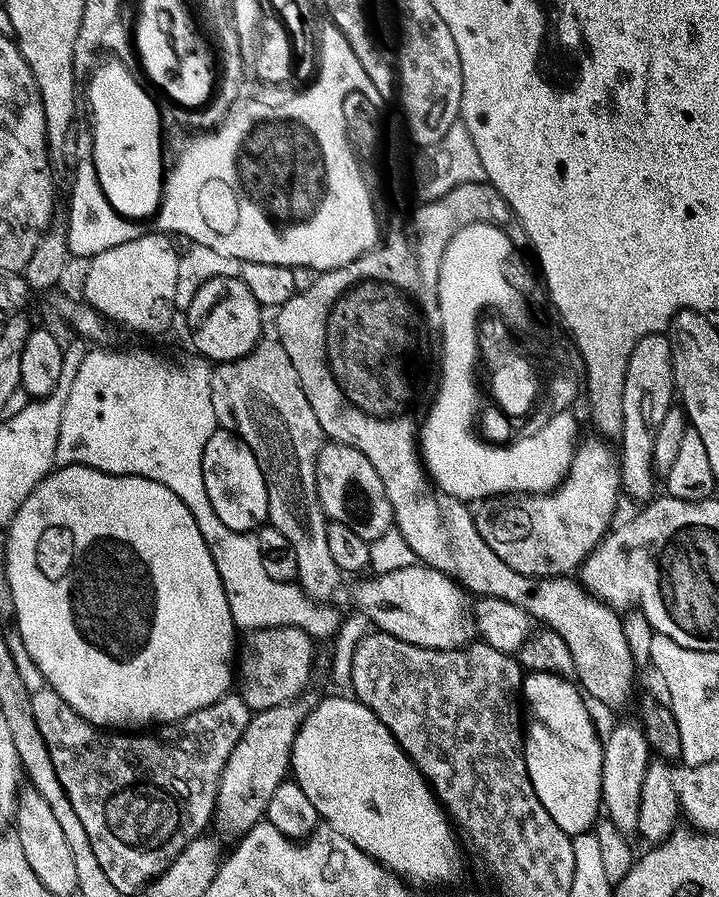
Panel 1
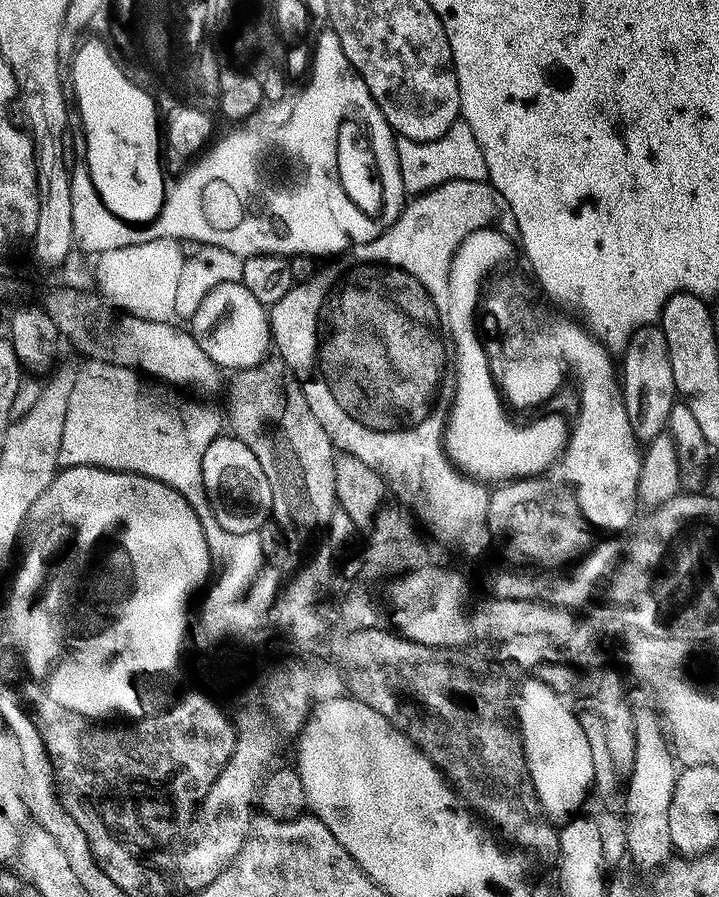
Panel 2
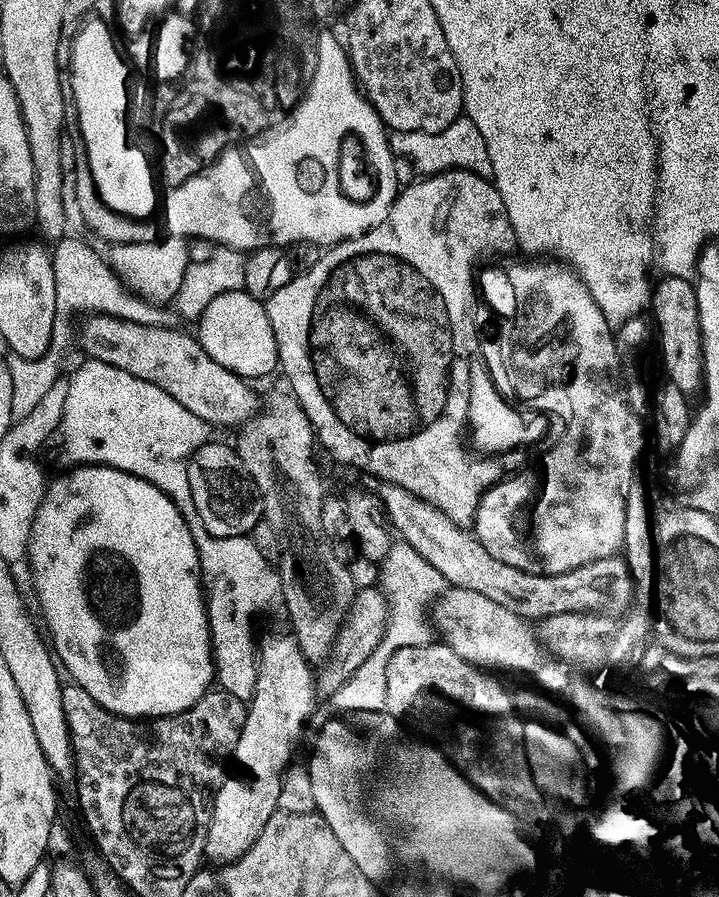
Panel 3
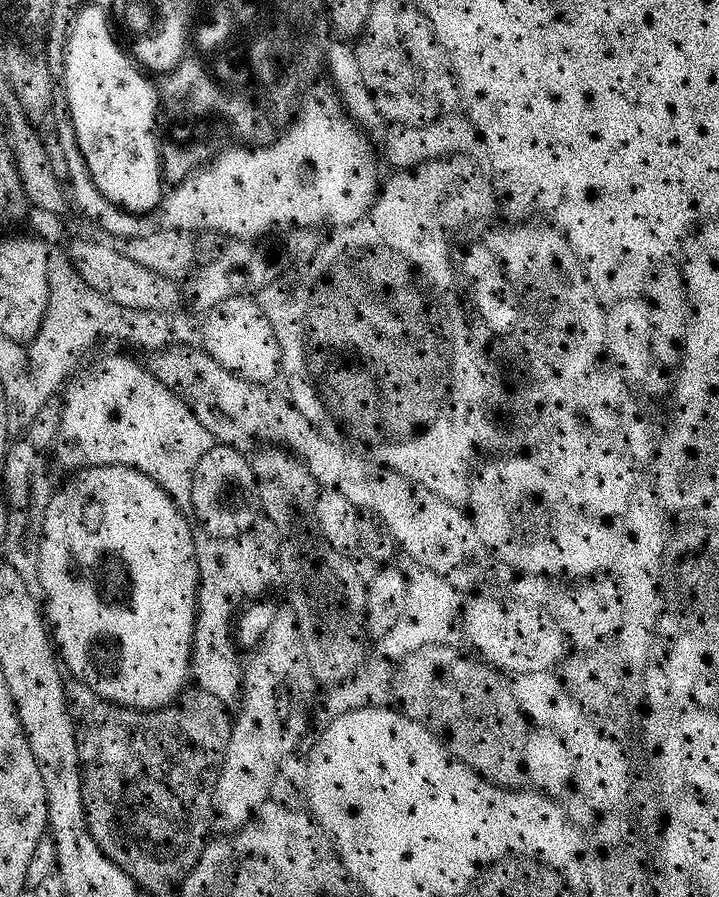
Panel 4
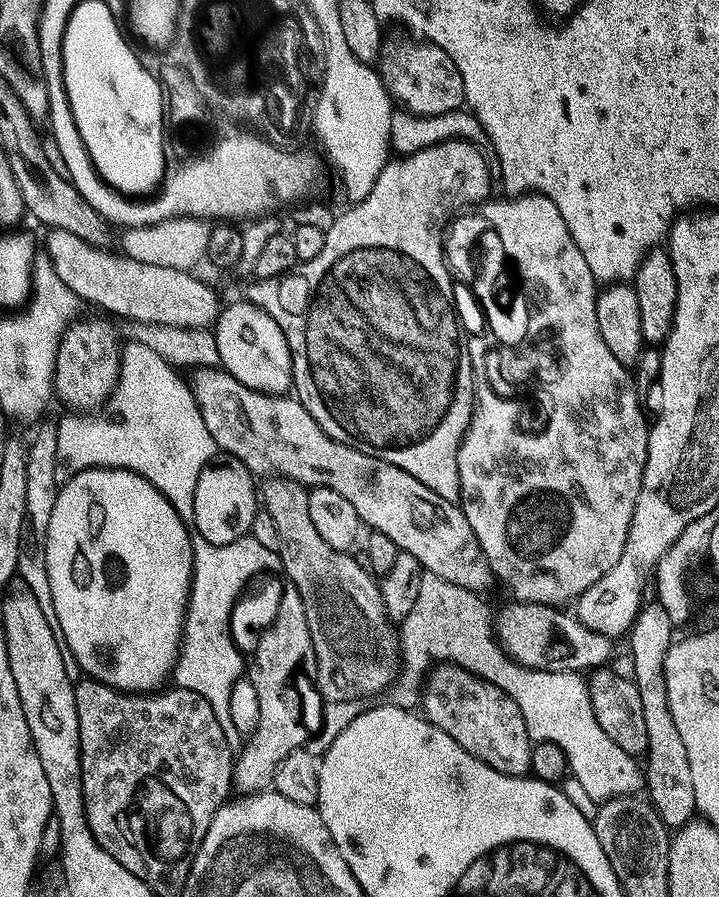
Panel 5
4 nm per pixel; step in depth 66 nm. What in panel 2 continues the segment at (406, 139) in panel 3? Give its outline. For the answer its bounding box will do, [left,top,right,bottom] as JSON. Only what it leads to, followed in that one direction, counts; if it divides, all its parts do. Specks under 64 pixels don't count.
[396,118,488,193]

